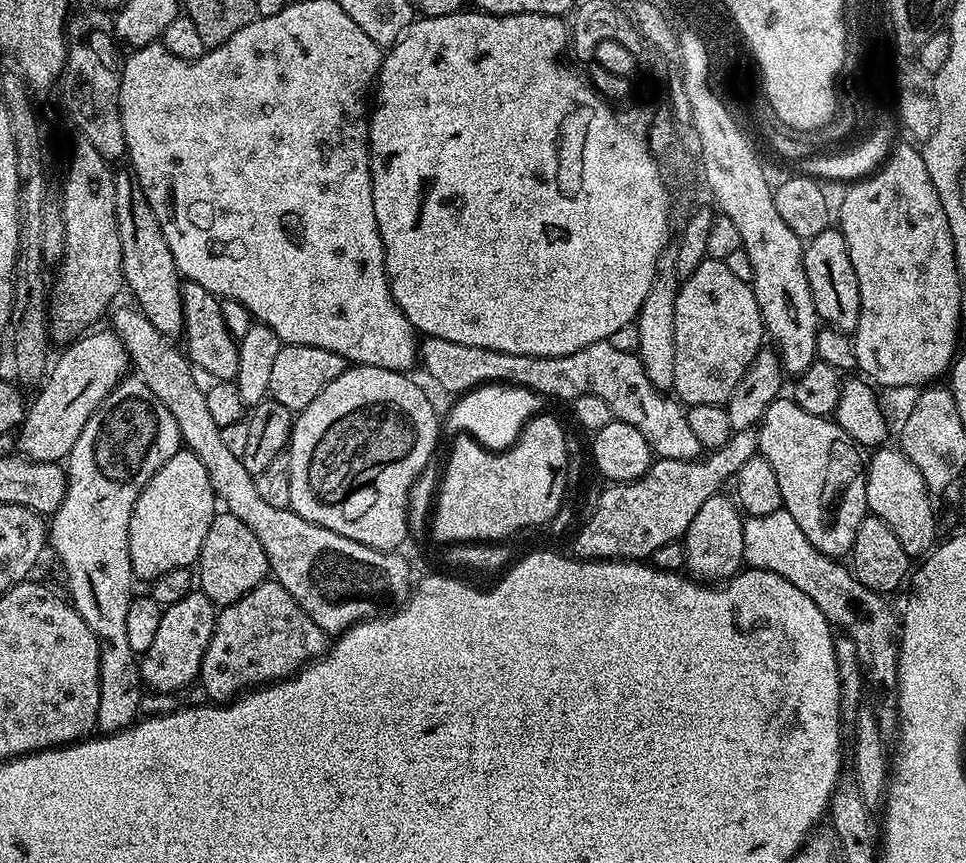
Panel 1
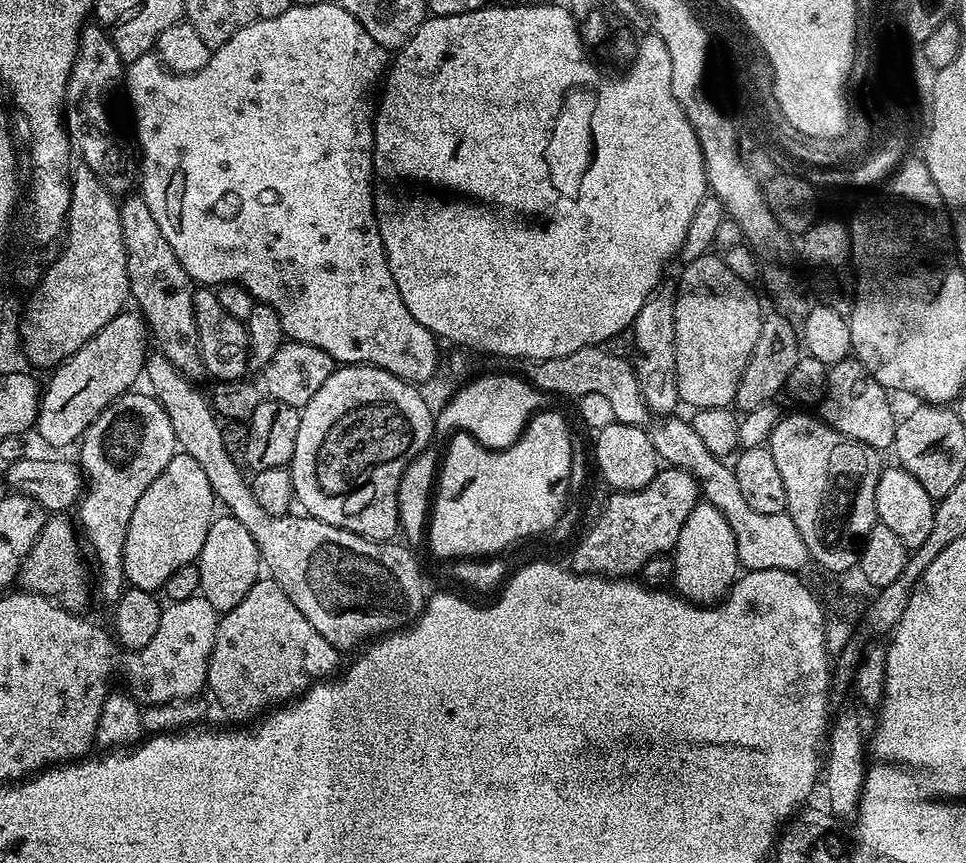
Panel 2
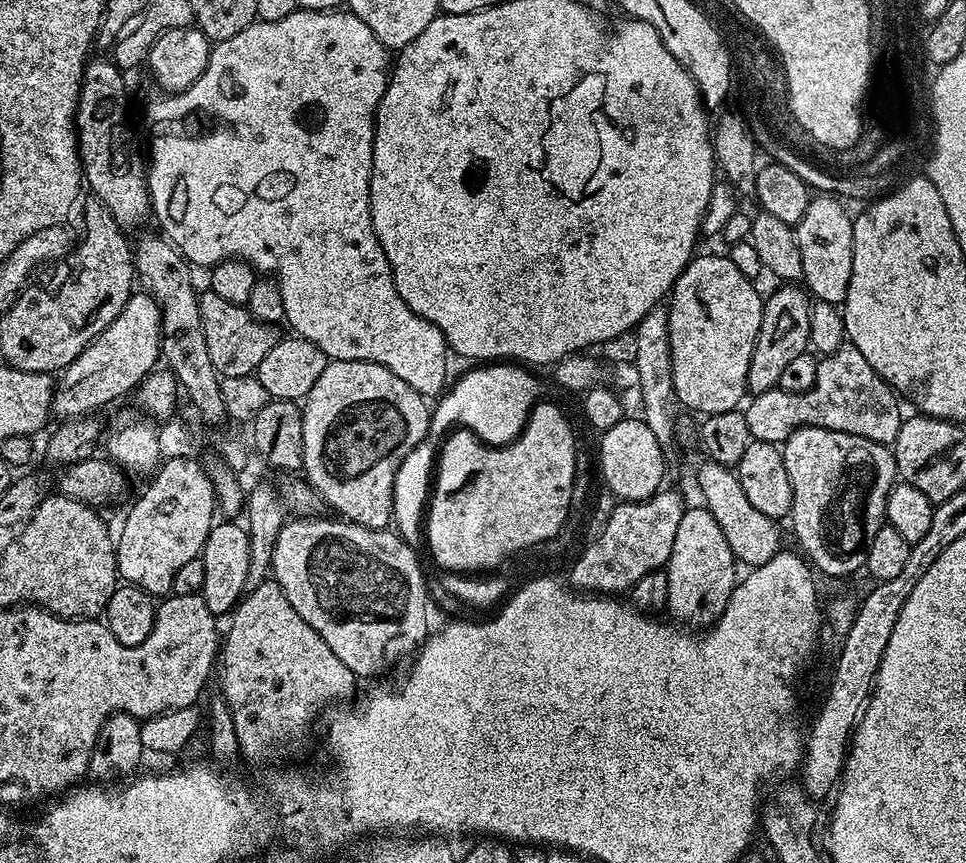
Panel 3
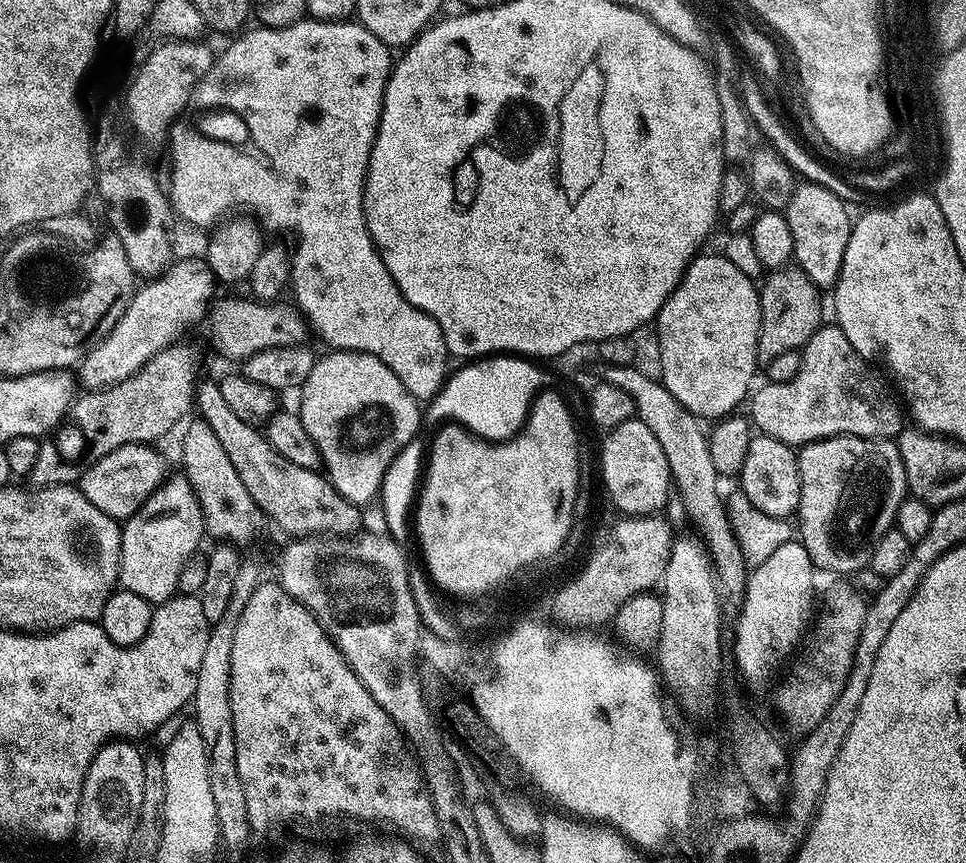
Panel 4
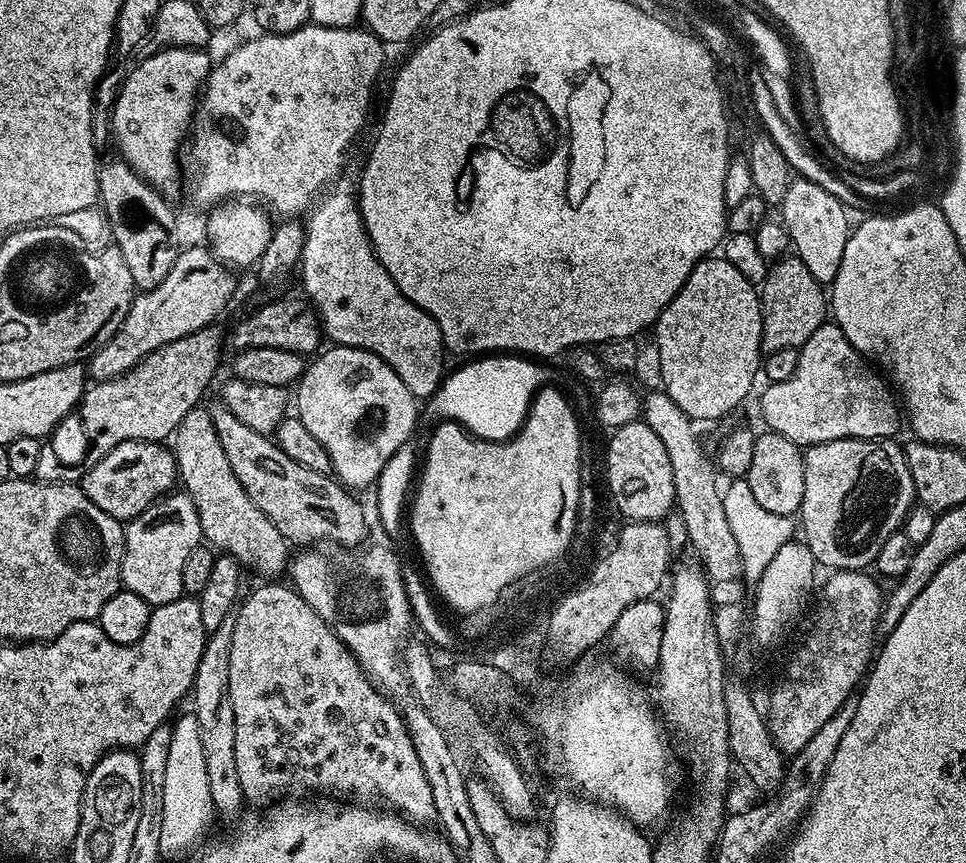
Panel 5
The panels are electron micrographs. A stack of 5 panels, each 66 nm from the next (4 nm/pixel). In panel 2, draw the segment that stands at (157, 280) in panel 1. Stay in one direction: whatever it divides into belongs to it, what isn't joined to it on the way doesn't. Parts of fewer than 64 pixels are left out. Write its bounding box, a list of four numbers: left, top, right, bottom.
[119,194,205,378]

